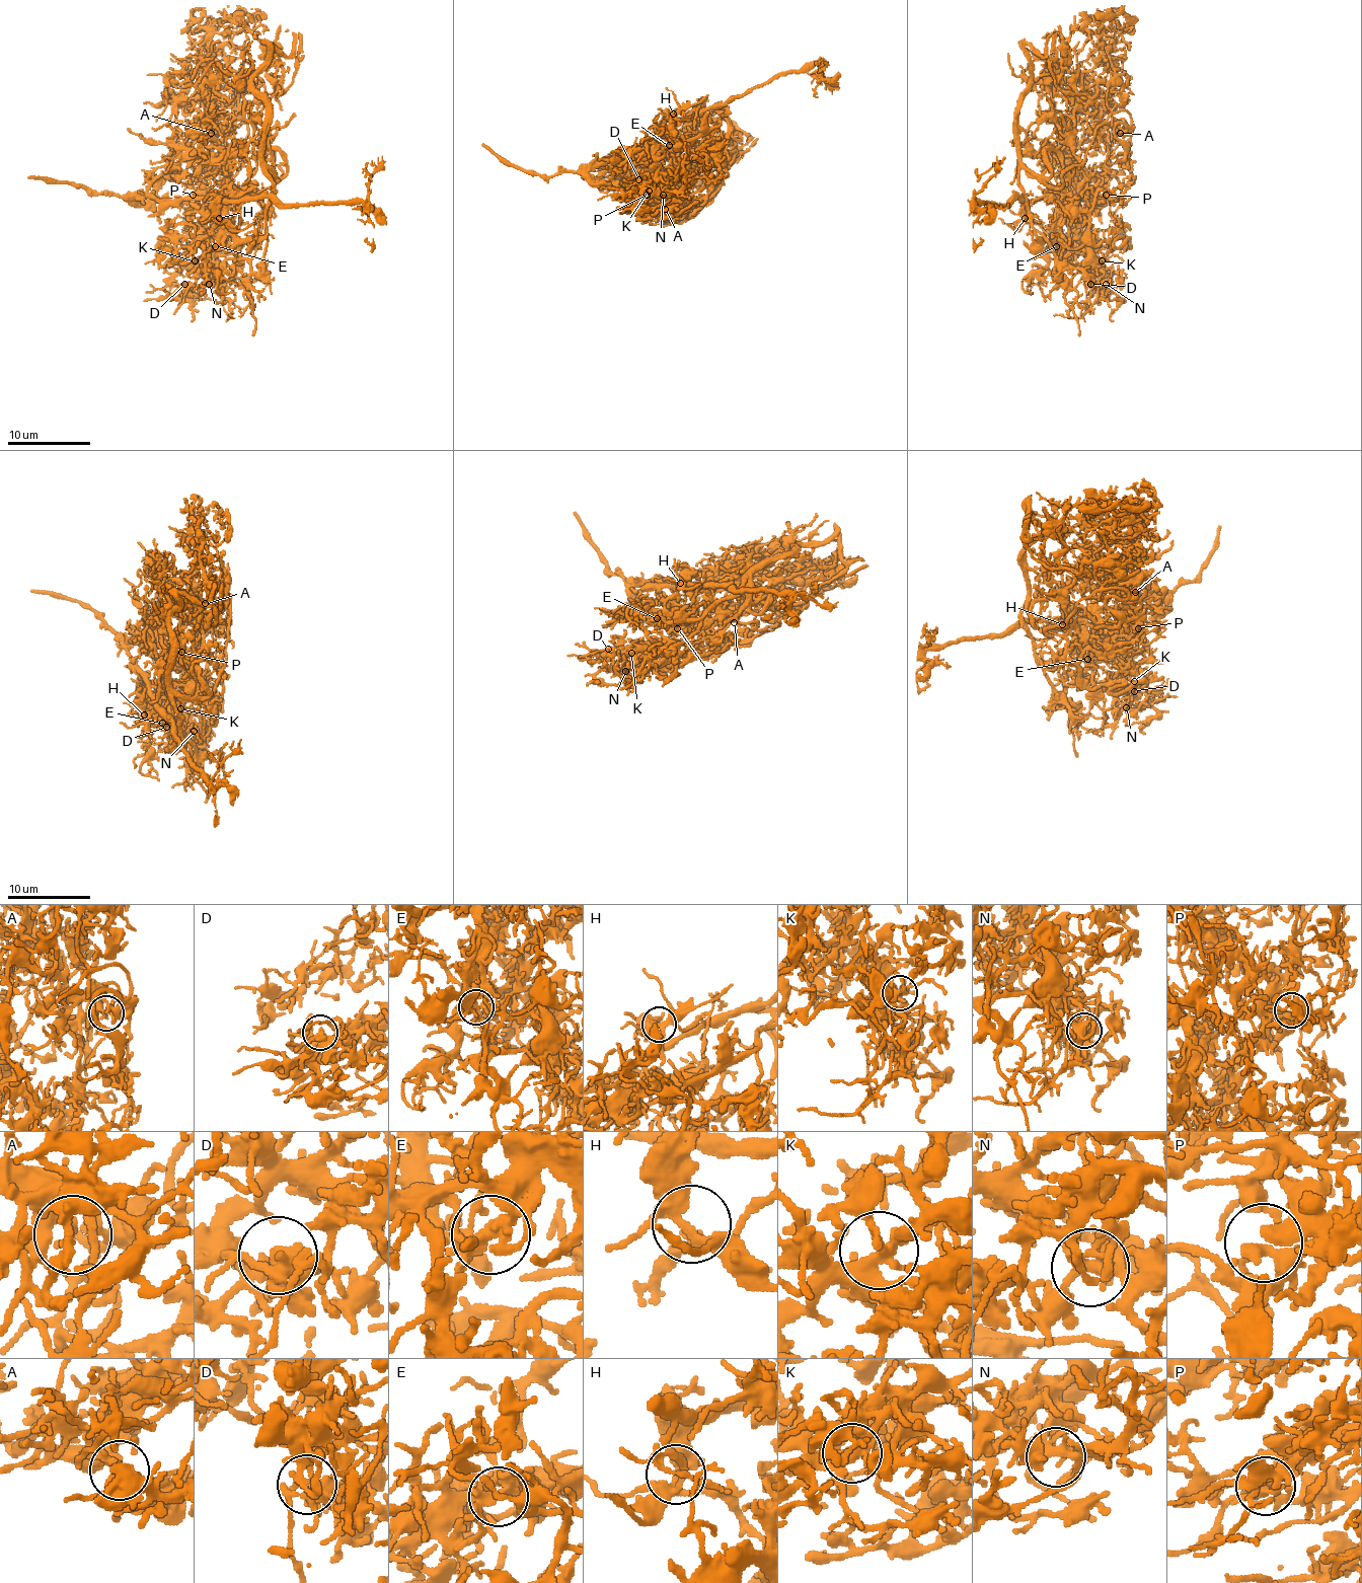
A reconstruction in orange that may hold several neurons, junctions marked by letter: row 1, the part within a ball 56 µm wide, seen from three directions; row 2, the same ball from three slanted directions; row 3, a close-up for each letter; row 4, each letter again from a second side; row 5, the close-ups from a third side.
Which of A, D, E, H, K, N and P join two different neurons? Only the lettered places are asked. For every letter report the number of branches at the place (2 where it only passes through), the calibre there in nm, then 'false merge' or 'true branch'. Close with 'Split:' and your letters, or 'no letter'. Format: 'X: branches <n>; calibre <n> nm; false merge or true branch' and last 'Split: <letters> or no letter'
A: branches 4; calibre 240 nm; true branch
D: branches 3; calibre 280 nm; true branch
E: branches 4; calibre 280 nm; false merge
H: branches 4; calibre 280 nm; true branch
K: branches 4; calibre 320 nm; true branch
N: branches 6; calibre 280 nm; true branch
P: branches 3; calibre 300 nm; true branch
Split: E

